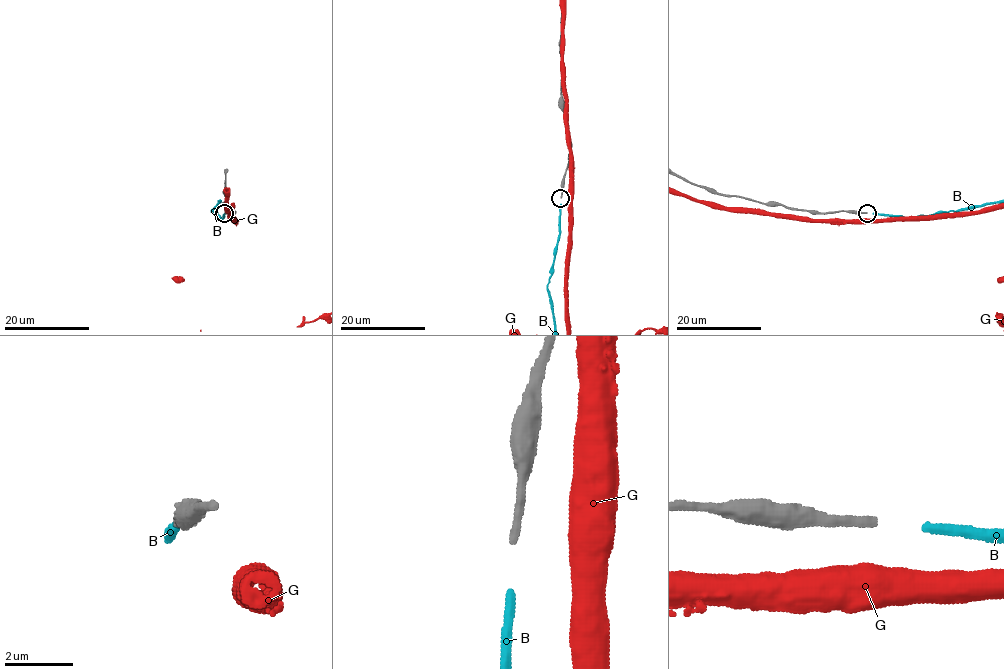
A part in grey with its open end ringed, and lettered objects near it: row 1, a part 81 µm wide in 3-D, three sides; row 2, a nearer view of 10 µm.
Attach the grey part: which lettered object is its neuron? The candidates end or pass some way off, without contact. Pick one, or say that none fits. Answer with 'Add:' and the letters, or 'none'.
Add: B

